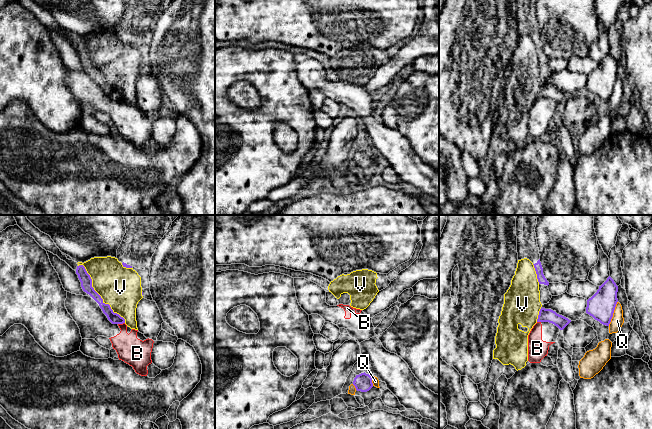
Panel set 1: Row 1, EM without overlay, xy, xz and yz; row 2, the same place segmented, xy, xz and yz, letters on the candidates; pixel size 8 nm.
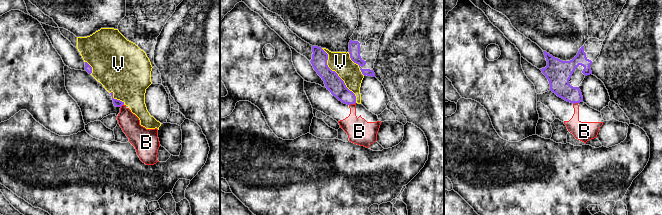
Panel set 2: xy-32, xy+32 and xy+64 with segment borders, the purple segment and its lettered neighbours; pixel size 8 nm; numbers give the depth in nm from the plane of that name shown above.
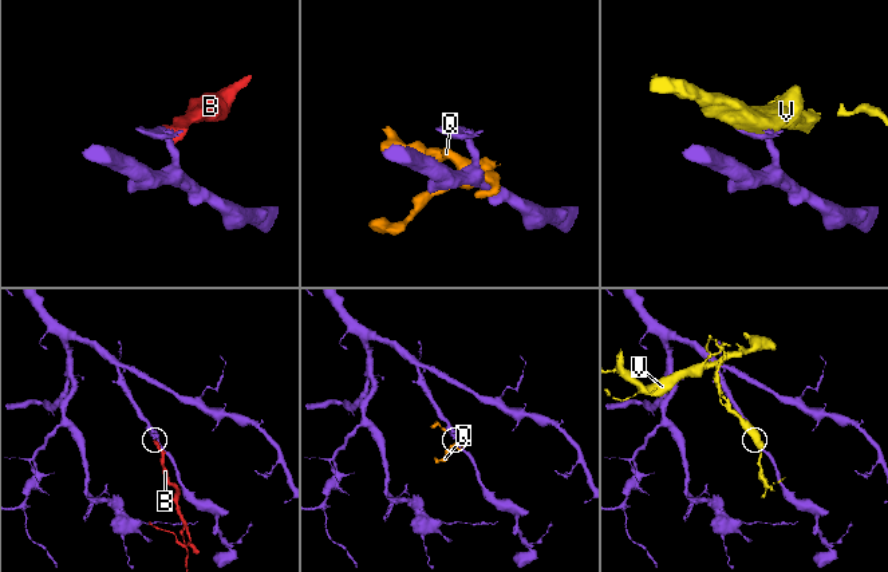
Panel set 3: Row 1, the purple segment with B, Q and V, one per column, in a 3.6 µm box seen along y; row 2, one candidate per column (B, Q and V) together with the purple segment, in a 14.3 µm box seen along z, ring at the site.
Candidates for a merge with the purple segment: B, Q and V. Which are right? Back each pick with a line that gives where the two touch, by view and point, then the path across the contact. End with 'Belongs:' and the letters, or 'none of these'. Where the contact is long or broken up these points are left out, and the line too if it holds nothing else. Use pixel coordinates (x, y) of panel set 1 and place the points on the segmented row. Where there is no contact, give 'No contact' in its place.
Belongs: none of these

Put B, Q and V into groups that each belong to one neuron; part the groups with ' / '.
B / Q / V

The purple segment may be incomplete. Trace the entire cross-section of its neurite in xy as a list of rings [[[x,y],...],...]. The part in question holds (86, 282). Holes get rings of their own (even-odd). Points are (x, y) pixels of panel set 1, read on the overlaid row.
[[[83,265],[77,266],[76,274],[78,275],[78,278],[81,282],[81,287],[83,291],[89,294],[99,304],[100,308],[102,309],[103,313],[107,316],[108,320],[112,324],[125,323],[125,319],[119,314],[114,313],[110,305],[105,304],[101,296],[94,290],[94,288],[92,287],[92,279]]]

